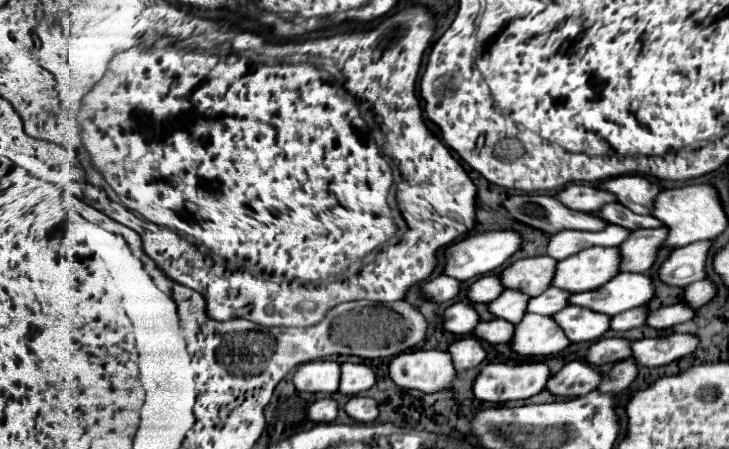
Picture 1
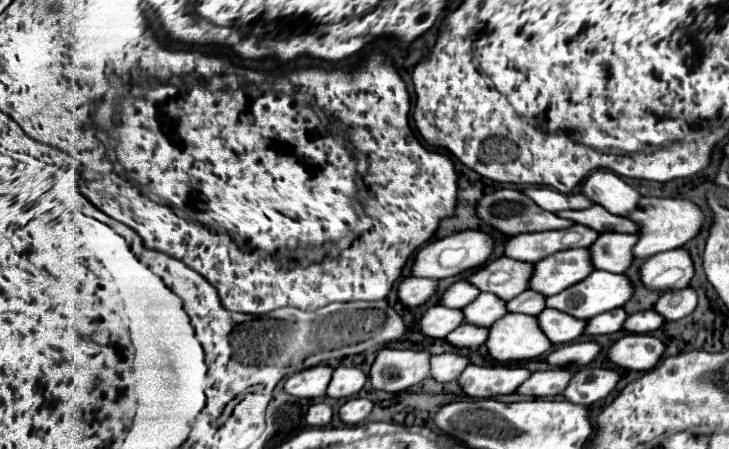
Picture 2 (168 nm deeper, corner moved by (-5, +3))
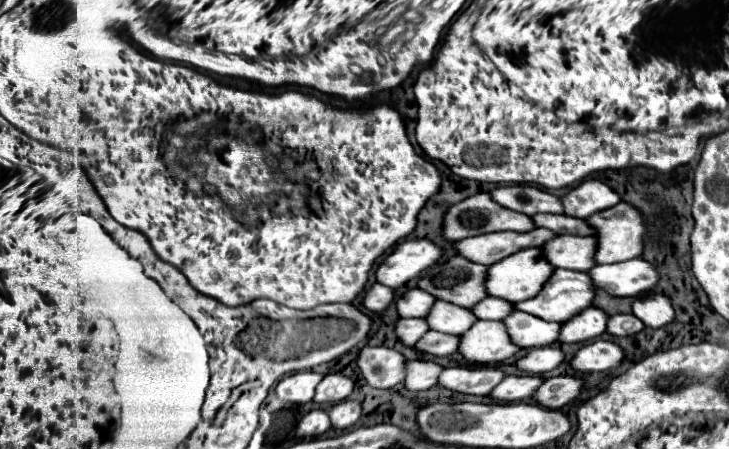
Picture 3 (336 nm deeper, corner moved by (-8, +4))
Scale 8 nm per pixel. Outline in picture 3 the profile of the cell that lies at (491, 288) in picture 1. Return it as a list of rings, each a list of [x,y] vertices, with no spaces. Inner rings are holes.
[[[414,288],[414,290],[408,290],[400,296],[400,300],[396,300],[396,308],[398,308],[398,314],[400,318],[414,318],[414,316],[426,316],[428,308],[432,308],[432,304],[436,304],[436,296],[420,290],[420,288]]]

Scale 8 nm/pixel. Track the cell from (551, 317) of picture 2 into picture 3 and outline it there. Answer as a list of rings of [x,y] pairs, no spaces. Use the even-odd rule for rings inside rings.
[[[514,312],[504,320],[508,324],[508,332],[512,332],[512,340],[516,340],[522,348],[540,348],[552,346],[560,336],[560,322],[548,322],[538,316],[526,312]]]

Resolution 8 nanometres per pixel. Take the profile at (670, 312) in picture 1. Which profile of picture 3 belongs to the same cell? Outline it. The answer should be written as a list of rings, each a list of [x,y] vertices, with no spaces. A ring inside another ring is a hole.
[[[616,314],[608,320],[608,334],[612,336],[632,336],[644,330],[644,322],[634,314]]]

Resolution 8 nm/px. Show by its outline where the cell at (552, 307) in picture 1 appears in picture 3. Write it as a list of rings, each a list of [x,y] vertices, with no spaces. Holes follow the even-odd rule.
[[[486,298],[472,306],[472,310],[480,320],[504,320],[514,312],[514,302],[504,298]]]

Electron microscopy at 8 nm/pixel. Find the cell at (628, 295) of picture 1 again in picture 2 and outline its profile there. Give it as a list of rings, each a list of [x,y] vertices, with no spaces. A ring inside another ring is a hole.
[[[593,271],[589,273],[589,277],[585,277],[585,281],[579,281],[577,285],[571,285],[569,289],[565,289],[565,293],[557,293],[553,297],[545,299],[545,307],[557,309],[561,313],[569,313],[571,317],[577,319],[589,319],[595,317],[599,313],[617,309],[621,305],[625,305],[633,295],[633,285],[625,275],[615,275],[615,273],[607,273],[607,271]]]

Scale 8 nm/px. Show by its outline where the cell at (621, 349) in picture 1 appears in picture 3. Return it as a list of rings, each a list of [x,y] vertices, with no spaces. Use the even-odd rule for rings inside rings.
[[[548,346],[548,348],[534,348],[528,356],[520,358],[516,366],[528,374],[544,374],[548,370],[558,368],[562,362],[566,362],[564,350],[558,346]]]

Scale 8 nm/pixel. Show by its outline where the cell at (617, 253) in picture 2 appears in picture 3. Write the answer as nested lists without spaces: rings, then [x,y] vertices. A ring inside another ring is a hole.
[[[558,236],[556,240],[550,240],[544,246],[544,258],[558,268],[588,272],[596,264],[596,252],[598,252],[598,238],[596,236]]]

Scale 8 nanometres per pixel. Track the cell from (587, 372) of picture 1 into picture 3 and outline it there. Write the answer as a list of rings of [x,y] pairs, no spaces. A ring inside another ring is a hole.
[[[506,376],[490,396],[500,402],[520,402],[532,396],[542,382],[542,376]]]

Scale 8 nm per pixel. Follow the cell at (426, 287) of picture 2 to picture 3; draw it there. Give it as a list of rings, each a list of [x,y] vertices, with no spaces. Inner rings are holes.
[[[374,282],[372,288],[368,288],[368,292],[364,292],[362,306],[368,308],[368,312],[384,312],[390,306],[394,306],[396,298],[398,298],[398,292],[394,288]]]

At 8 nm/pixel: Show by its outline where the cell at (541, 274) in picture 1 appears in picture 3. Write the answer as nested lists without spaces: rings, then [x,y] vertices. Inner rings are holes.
[[[450,256],[444,264],[424,272],[418,286],[440,300],[470,308],[488,298],[486,280],[488,266],[474,264],[462,256]]]

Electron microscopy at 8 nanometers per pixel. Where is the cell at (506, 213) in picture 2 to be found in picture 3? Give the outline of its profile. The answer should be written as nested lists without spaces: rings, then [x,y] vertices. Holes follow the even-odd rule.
[[[478,192],[470,198],[454,204],[452,208],[448,208],[448,212],[444,216],[444,236],[448,240],[464,240],[464,238],[470,238],[470,236],[480,236],[480,234],[500,232],[500,230],[528,232],[528,230],[534,230],[534,228],[536,228],[536,224],[532,220],[532,216],[496,204],[488,192]]]

